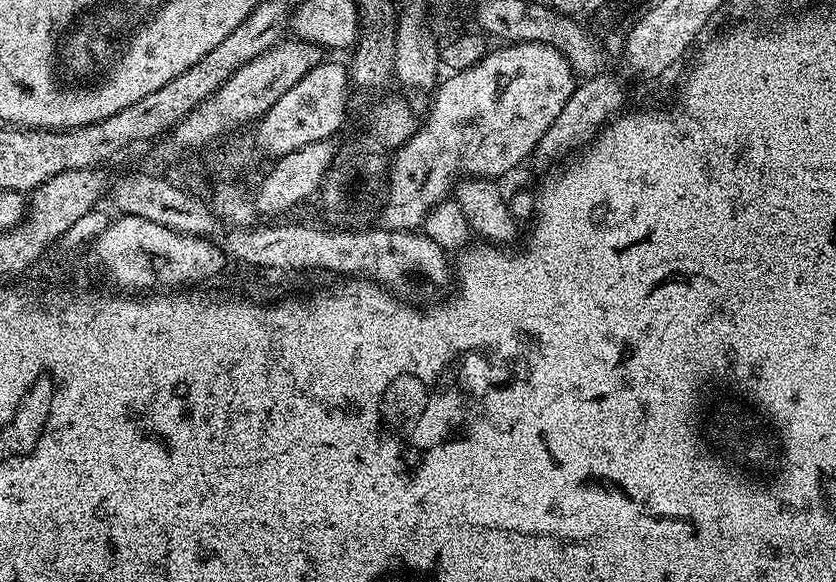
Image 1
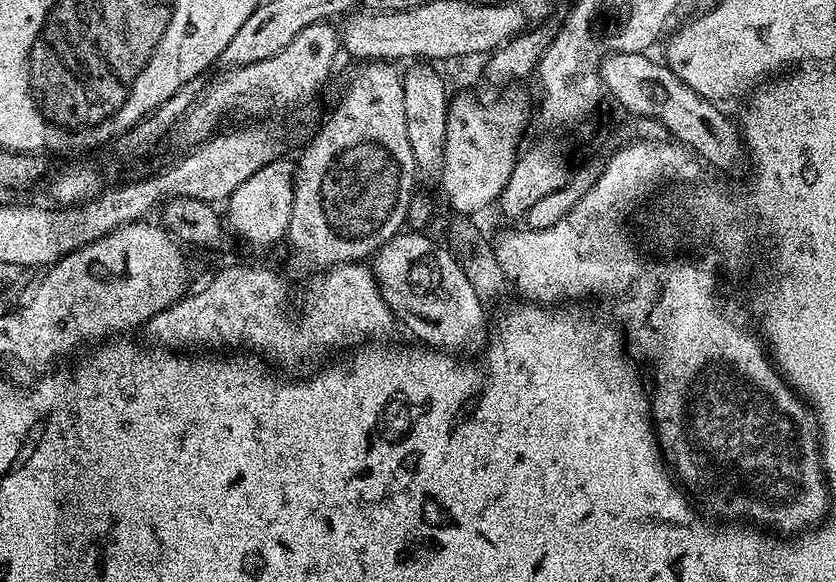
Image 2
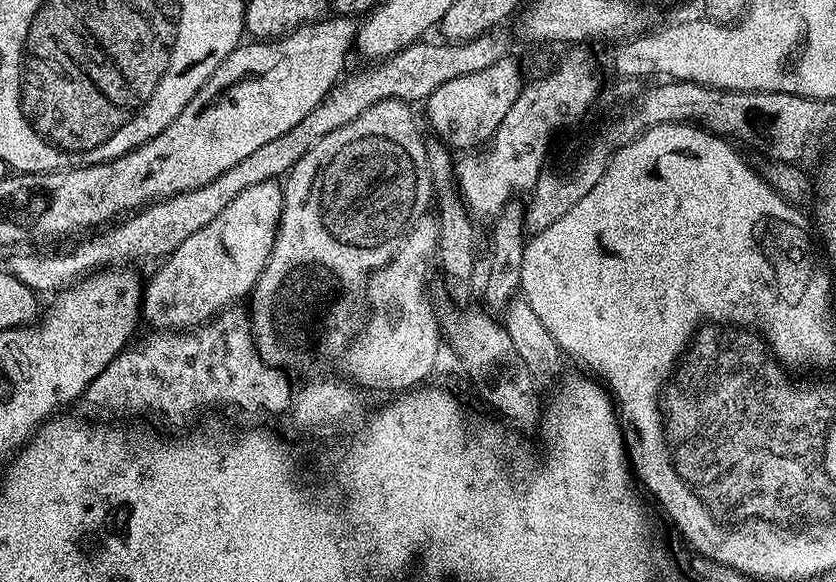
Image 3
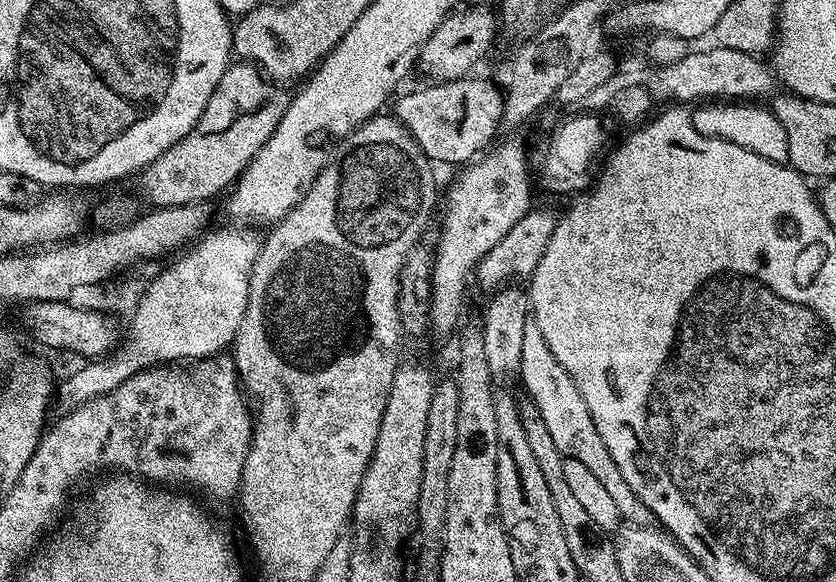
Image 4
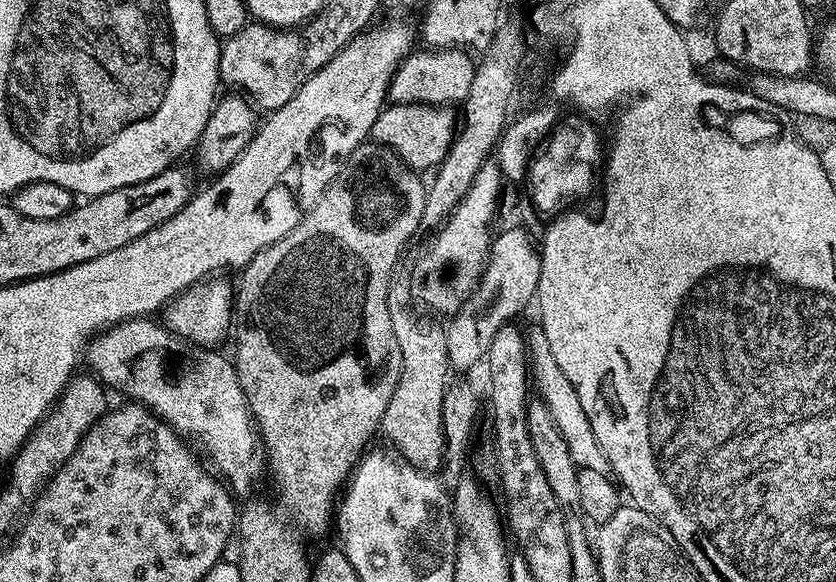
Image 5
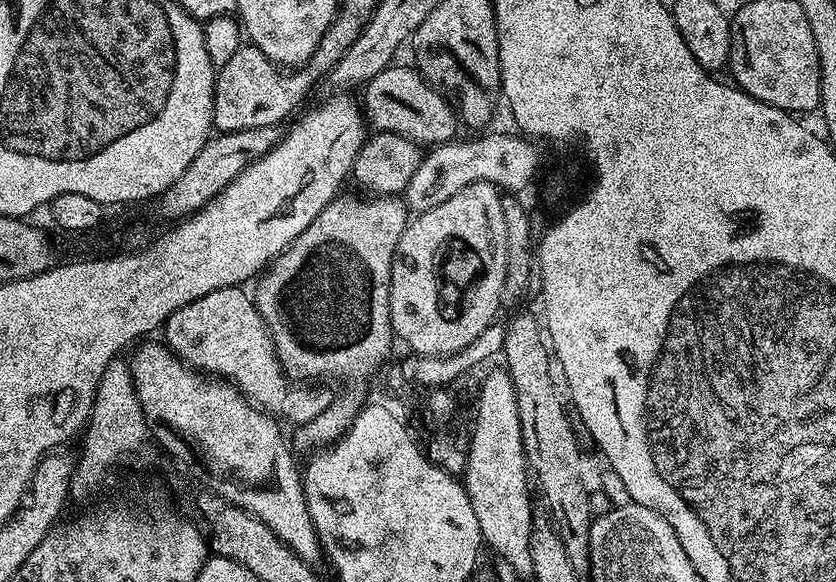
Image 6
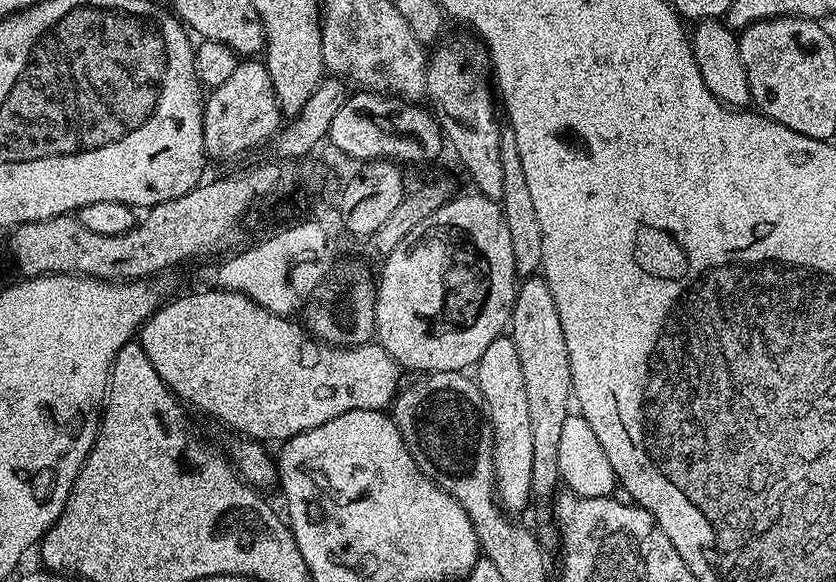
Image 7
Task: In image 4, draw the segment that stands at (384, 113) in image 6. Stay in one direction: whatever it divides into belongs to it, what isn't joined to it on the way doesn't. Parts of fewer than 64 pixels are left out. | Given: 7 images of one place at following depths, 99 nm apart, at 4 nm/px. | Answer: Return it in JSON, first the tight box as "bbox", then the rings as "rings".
{"bbox":[418,4,498,82],"rings":[[[480,4],[477,8],[464,8],[453,11],[438,26],[438,30],[434,30],[434,34],[430,34],[430,38],[420,47],[420,58],[418,61],[418,72],[432,82],[441,80],[462,80],[465,76],[473,71],[472,67],[487,54],[492,48],[492,43],[496,40],[496,20],[498,24],[498,16],[491,12],[486,5]]]}

